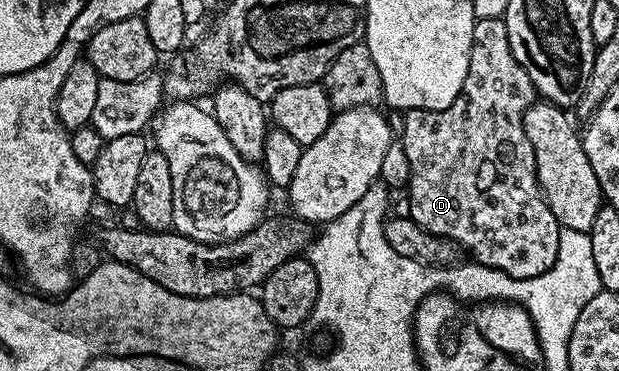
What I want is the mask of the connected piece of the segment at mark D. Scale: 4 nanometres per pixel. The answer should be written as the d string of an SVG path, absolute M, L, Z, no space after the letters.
M506 18L501 19L476 19L473 29L473 45L469 53L469 73L465 77L465 85L461 93L449 105L440 111L409 111L402 116L403 118L403 136L401 142L405 149L405 157L409 157L409 169L411 170L411 181L409 192L411 191L411 211L409 217L421 229L430 234L439 235L443 239L450 239L456 246L467 251L474 262L497 269L514 279L528 279L537 277L545 273L557 261L559 252L559 233L560 226L557 217L553 217L553 209L549 209L547 199L543 195L541 185L537 181L537 169L533 161L533 145L529 145L529 137L525 137L525 109L530 103L536 102L537 92L533 81L529 81L529 73L513 57L513 49L509 49L509 37L507 36Z

